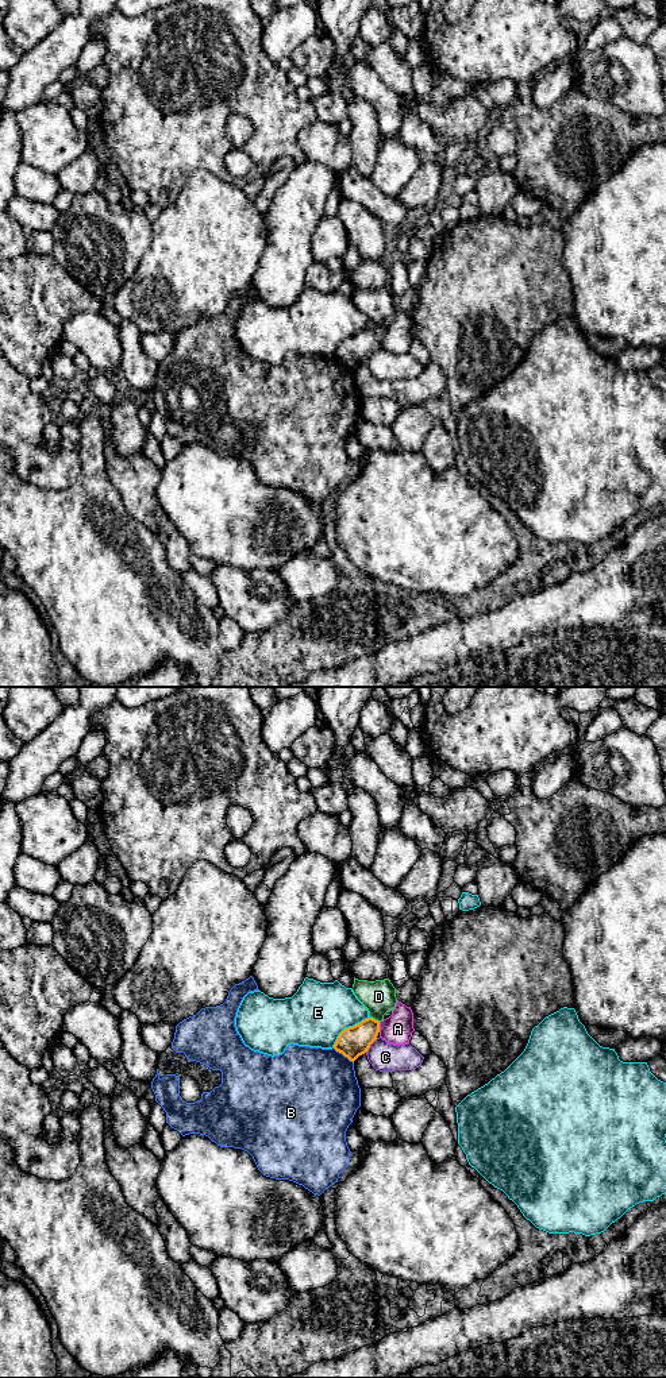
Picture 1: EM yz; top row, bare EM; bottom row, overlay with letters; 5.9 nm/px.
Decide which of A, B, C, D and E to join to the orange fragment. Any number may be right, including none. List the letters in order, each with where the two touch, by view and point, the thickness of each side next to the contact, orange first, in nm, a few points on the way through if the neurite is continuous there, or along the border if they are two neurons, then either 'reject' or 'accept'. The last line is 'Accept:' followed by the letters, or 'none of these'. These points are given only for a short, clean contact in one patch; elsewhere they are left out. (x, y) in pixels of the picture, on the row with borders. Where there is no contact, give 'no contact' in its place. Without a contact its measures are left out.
A: yz (378, 1027) | 180/180 nm | reject
B: yz (343, 1054) | 180/460 nm | reject
C: yz (370, 1043) | 180/180 nm | along yz (377, 1038), (365, 1052) | reject
D: yz (374, 1019) | 180/200 nm | along yz (370, 1016), (378, 1022) | reject
E: yz (349, 1027) | 180/360 nm | reject
Accept: none of these

